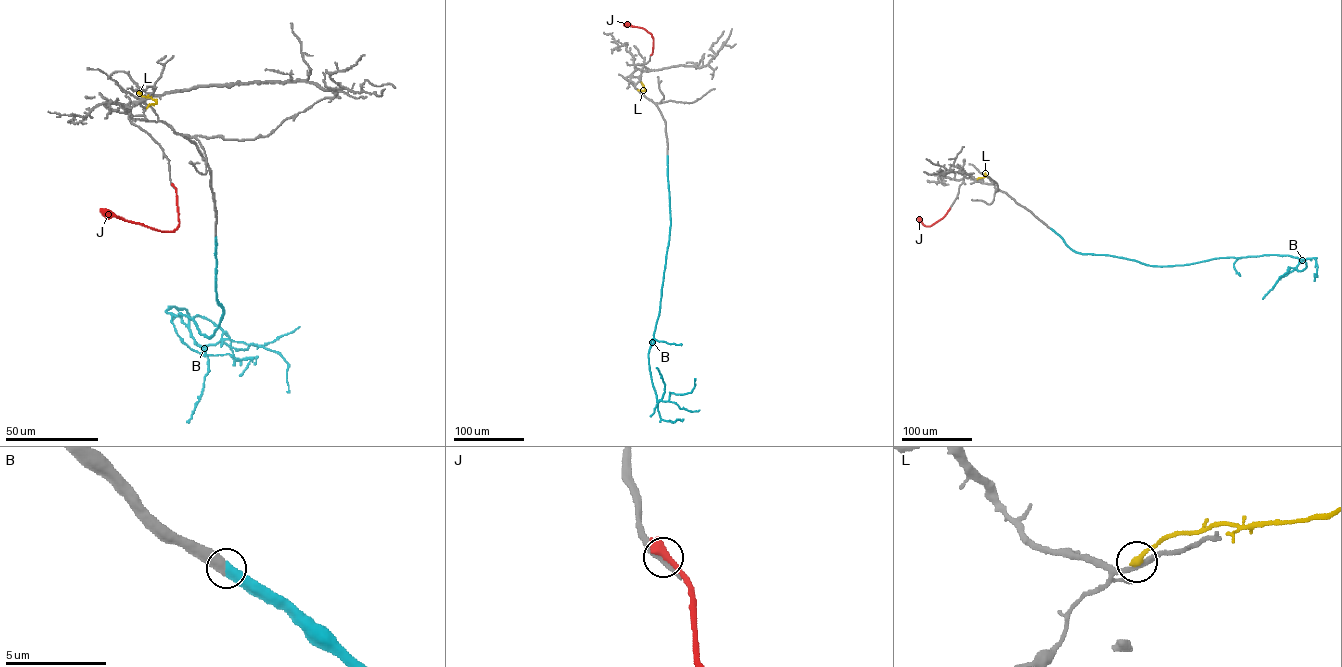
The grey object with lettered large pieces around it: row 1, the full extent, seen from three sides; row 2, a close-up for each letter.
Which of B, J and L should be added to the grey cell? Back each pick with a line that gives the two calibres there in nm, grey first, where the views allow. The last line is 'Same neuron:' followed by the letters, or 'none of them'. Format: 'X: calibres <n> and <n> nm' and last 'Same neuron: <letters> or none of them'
B: calibres 500 and 500 nm
Same neuron: B

